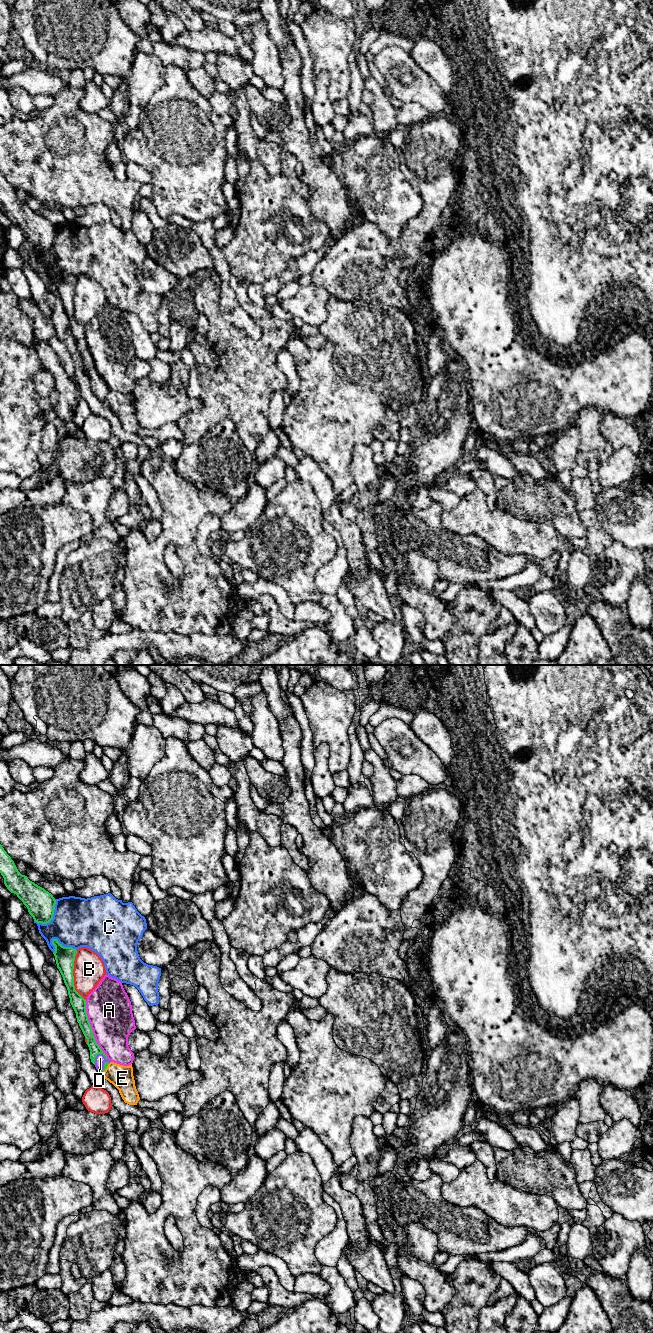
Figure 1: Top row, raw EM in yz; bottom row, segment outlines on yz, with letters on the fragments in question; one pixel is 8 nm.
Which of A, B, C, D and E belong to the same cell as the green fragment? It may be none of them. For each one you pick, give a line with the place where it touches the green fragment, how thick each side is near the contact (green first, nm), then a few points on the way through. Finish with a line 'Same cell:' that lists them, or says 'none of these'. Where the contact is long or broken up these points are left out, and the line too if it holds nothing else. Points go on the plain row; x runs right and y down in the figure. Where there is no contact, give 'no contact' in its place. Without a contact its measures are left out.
D: contact yz (106, 390); calibres 90 and 80 nm; way yz (94, 376), (104, 384), (106, 390), (100, 386)
Same cell: D

